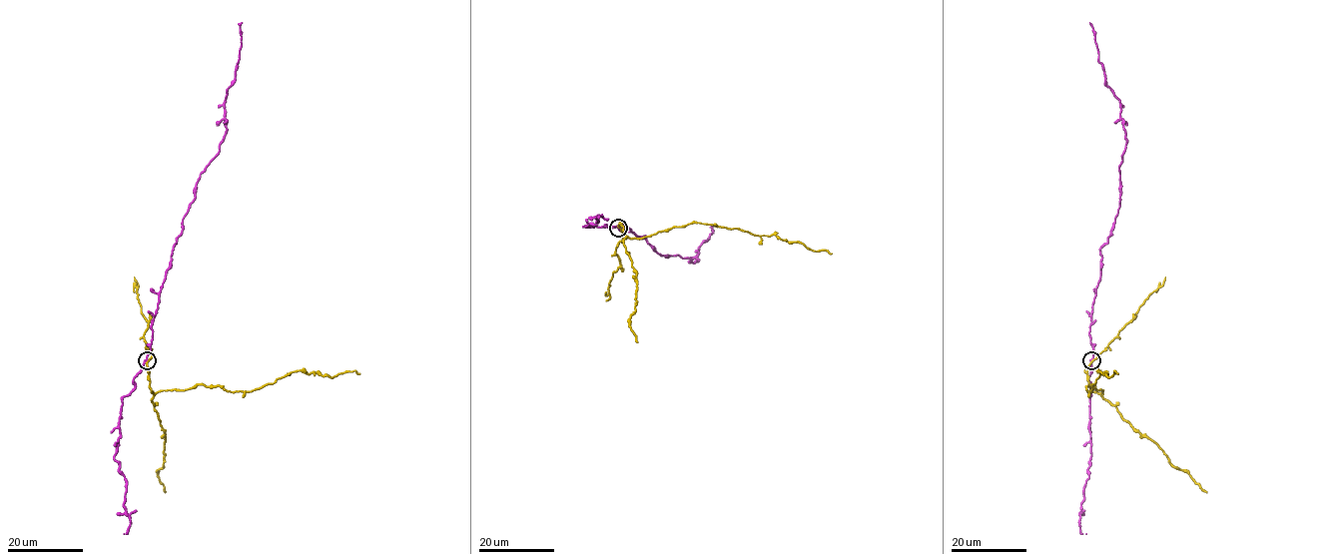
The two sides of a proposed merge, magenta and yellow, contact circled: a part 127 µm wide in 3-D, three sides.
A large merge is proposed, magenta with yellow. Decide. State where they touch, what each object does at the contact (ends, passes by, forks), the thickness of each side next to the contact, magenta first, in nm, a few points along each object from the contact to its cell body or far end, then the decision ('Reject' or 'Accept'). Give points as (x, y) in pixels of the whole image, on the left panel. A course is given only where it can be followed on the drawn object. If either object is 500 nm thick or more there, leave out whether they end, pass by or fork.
Place: (147, 360). At the ring magenta passes by. At the ring yellow passes by. Thickness 190 nm (magenta) against 170 nm. Course of magenta: (147, 360), (151, 323), (182, 219), (200, 175), (226, 132), (225, 100), (235, 80), (242, 23). Course of yellow: (147, 361), (150, 388), (157, 393), (198, 384), (252, 391), (300, 370), (331, 377), (355, 370), (359, 373). Reject

